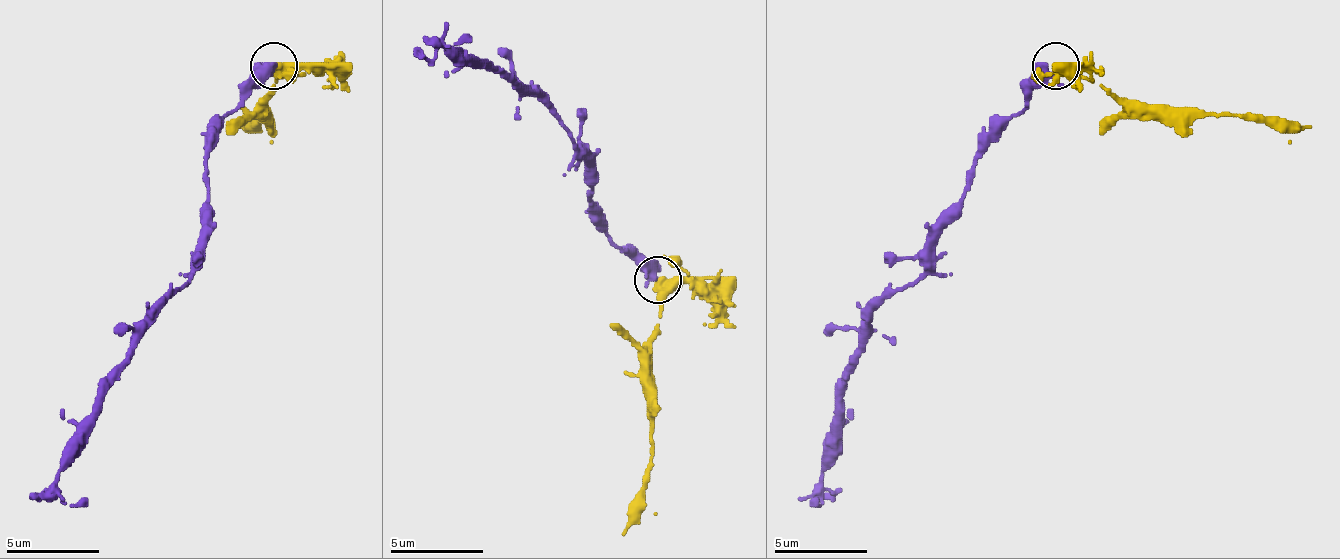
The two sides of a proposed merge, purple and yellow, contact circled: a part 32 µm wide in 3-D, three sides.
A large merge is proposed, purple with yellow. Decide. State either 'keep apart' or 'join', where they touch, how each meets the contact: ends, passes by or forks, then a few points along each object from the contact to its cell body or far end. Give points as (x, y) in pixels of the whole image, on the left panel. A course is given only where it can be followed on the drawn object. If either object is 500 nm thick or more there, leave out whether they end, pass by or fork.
keep apart; place (273, 66); purple ends; yellow passes by; course purple (275, 65), (219, 125), (205, 163), (200, 266), (153, 312), (55, 485), (64, 504), (88, 499); course yellow (275, 65), (275, 88), (265, 102), (265, 116), (256, 125), (237, 125)

